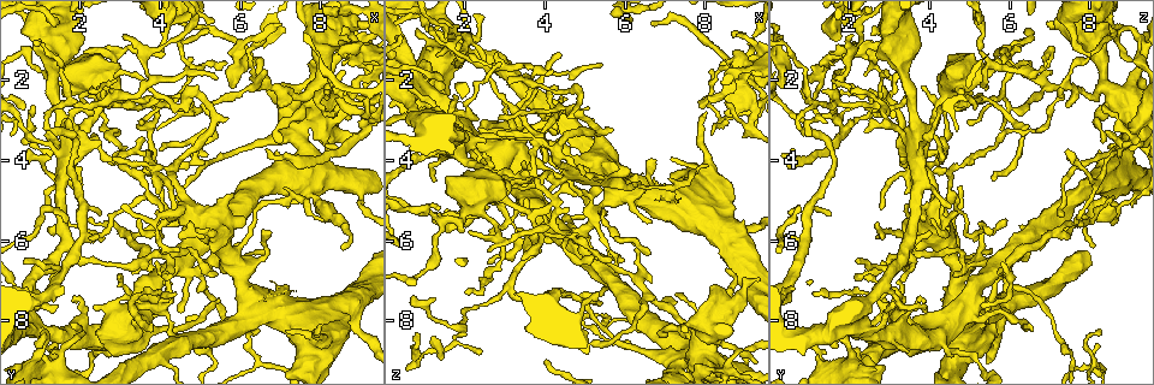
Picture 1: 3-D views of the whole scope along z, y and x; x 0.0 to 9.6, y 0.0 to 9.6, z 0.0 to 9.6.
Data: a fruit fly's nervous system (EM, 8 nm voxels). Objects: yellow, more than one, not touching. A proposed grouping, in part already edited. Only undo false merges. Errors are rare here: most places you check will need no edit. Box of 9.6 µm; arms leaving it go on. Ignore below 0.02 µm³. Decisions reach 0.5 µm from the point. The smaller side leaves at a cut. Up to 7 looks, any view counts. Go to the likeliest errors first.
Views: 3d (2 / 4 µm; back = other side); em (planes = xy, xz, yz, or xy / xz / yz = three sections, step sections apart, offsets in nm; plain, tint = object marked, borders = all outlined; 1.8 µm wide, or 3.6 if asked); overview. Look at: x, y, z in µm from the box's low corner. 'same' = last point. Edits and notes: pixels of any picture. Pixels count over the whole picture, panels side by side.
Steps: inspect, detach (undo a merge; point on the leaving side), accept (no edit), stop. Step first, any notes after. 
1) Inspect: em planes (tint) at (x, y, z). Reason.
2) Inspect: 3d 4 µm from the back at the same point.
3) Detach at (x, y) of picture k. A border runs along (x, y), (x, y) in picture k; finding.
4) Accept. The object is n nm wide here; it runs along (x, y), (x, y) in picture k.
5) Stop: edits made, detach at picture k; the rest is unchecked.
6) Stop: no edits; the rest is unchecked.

Inspect: em planes (tint) at (1.80, 3.35, 3.70). Thin arm on a thick one.

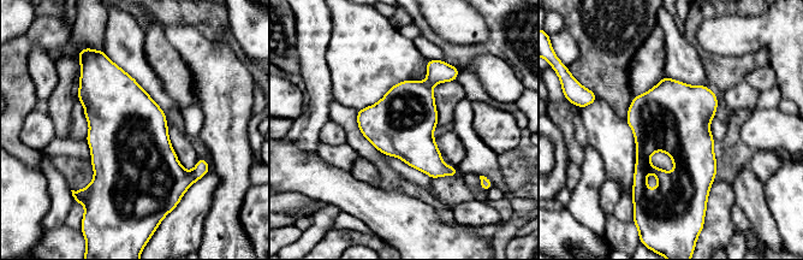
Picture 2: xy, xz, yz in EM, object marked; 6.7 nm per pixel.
Accept. One cell here.

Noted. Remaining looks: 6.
Inspect: em planes (tint) at (9.05, 1.25, 2.40).

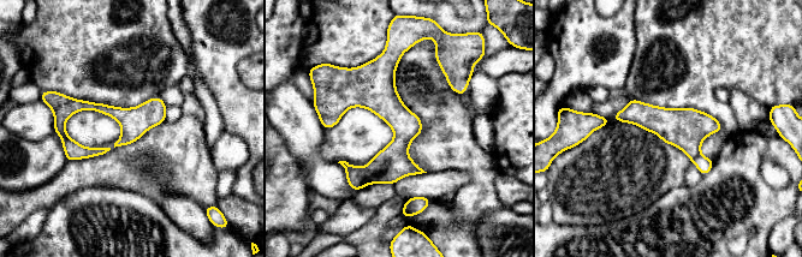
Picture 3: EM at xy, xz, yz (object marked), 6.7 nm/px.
Detach at (704, 163) of picture 3. Two cells meet here.

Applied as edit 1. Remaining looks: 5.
Inspect: overview.

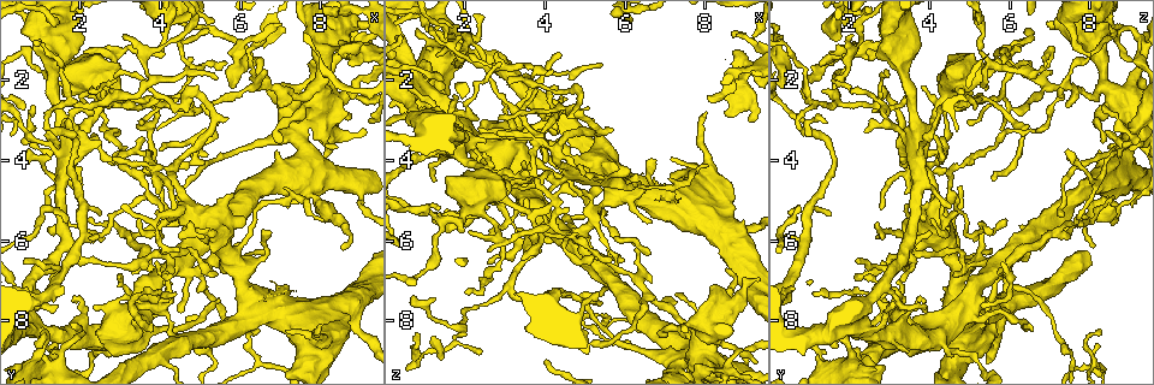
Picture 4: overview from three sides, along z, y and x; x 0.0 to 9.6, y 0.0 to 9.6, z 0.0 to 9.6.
Inspect: em 3.6 µm planes (tint) at (2.90, 2.25, 1.65). Abrupt turn.

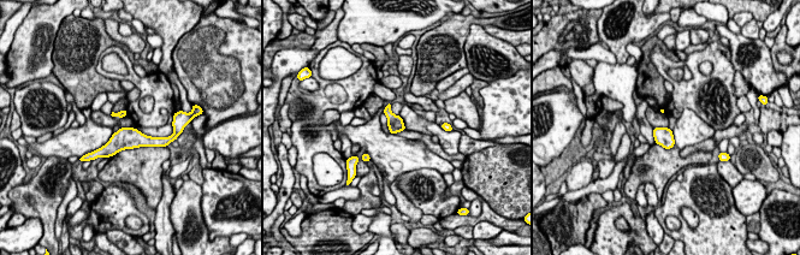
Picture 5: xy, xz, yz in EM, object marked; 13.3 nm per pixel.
Accept. It runs along (160, 140), (119, 141), (101, 150) in picture 5; continuous, no second cell.

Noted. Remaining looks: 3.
Stop: edits made, detach at picture 3; the rest is unchecked.

